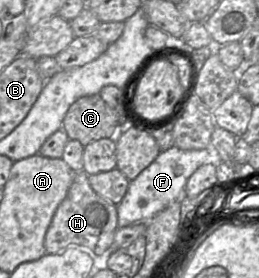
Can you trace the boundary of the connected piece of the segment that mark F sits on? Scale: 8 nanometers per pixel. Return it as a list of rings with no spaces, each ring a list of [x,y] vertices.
[[[176,146],[160,151],[156,159],[135,179],[117,206],[118,227],[126,227],[135,222],[149,222],[156,214],[174,201],[179,201],[190,176],[203,164],[215,160],[211,148],[182,150]]]

